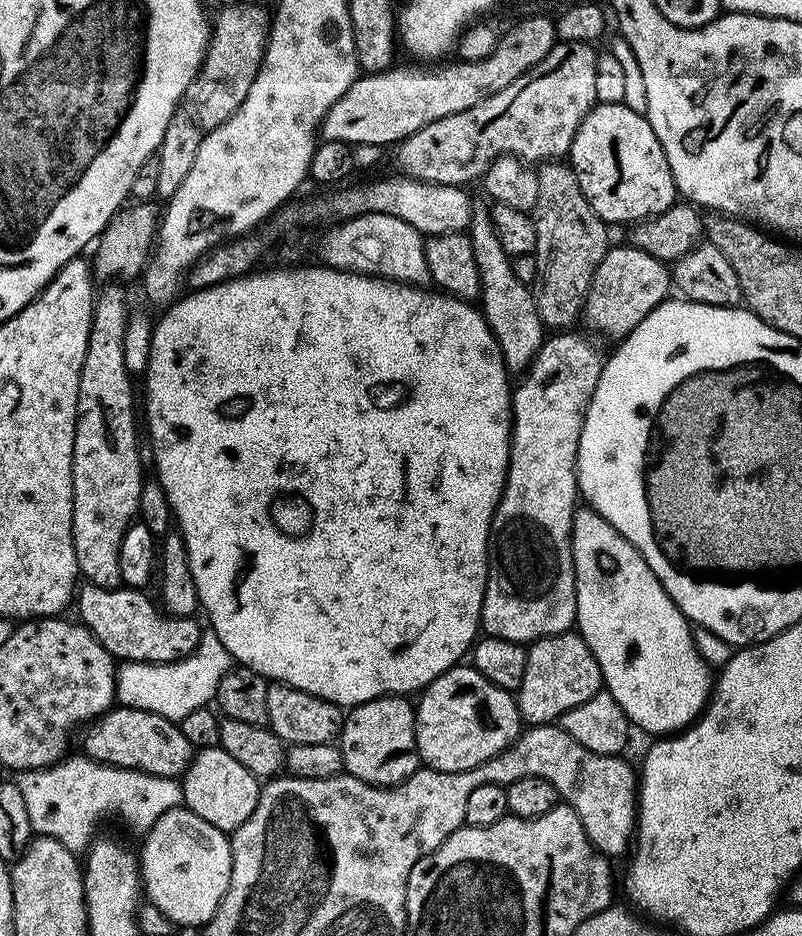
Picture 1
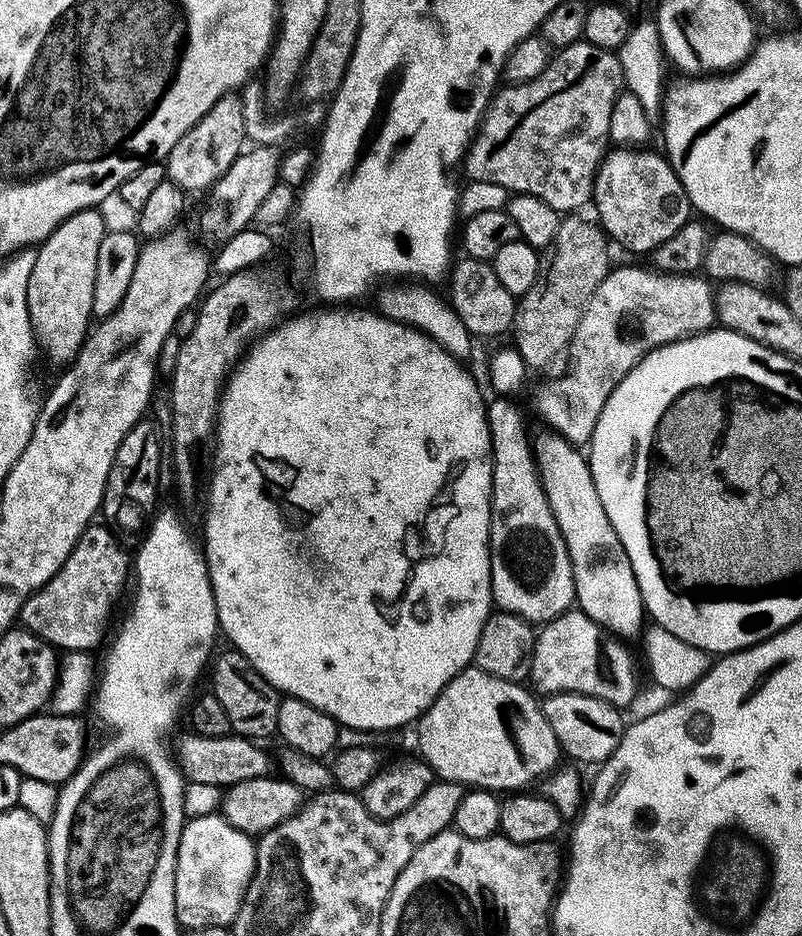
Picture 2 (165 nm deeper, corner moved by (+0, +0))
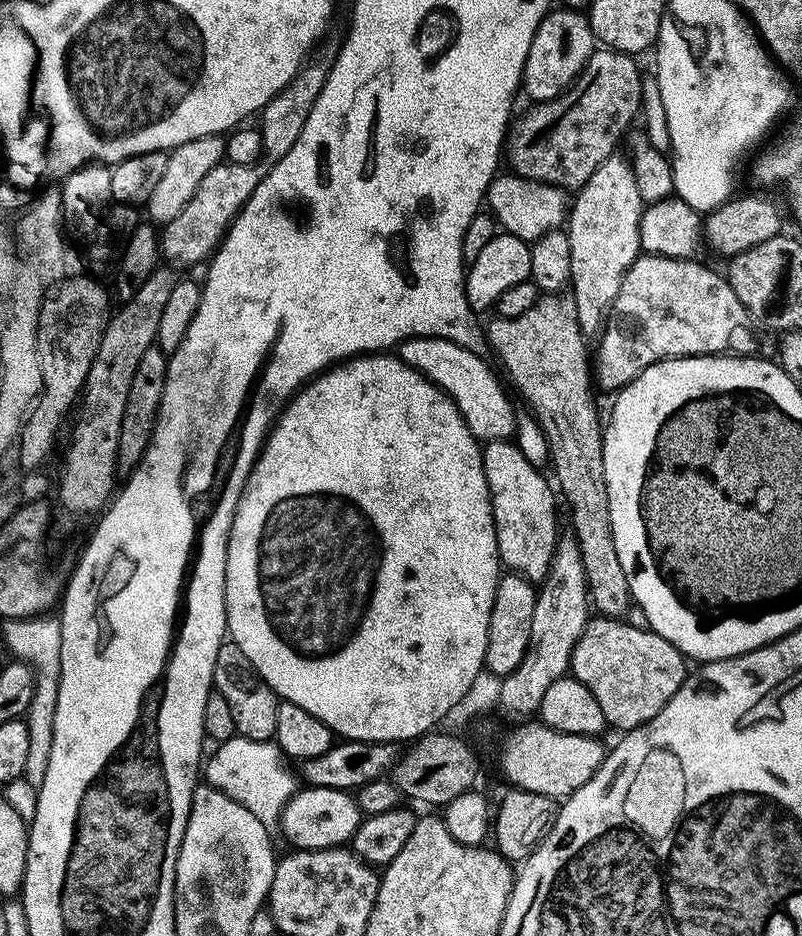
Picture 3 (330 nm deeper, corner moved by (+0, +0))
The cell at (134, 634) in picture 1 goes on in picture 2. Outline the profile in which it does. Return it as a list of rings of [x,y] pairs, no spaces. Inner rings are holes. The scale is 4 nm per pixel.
[[[93,523],[80,535],[80,541],[66,558],[66,562],[36,592],[26,598],[18,620],[29,632],[33,632],[40,640],[52,645],[57,650],[64,652],[88,652],[104,636],[108,628],[108,615],[116,604],[116,599],[124,592],[124,583],[130,580],[130,556],[127,556],[125,545],[116,538],[116,533],[103,523]]]

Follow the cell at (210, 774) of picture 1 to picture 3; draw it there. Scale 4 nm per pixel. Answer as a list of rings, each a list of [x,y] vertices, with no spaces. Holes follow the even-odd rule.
[[[312,785],[297,789],[285,804],[279,819],[279,831],[293,843],[295,849],[328,849],[351,841],[360,825],[362,813],[355,797],[332,787]]]

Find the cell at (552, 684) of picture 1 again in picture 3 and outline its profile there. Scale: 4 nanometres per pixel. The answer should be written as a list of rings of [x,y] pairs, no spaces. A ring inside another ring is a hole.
[[[592,618],[572,651],[571,675],[602,706],[605,725],[619,730],[642,726],[678,694],[689,675],[686,657],[673,644],[649,630],[623,624],[620,618]]]

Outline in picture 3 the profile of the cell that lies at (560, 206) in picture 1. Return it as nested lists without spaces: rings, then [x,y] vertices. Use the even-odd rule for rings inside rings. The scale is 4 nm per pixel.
[[[544,294],[541,295],[534,302],[534,306],[530,306],[530,310],[526,310],[526,314],[518,314],[518,318],[506,318],[505,316],[500,316],[495,318],[489,324],[486,324],[486,339],[488,341],[488,347],[490,349],[491,355],[496,355],[500,359],[500,364],[504,367],[503,375],[506,377],[508,375],[507,383],[520,391],[520,396],[522,399],[528,403],[527,411],[531,415],[535,416],[536,421],[540,424],[541,430],[544,431],[544,437],[548,443],[548,455],[550,457],[550,468],[556,471],[555,483],[558,485],[560,483],[559,491],[562,493],[564,491],[564,496],[568,499],[568,506],[572,510],[572,529],[570,529],[571,535],[574,537],[576,544],[580,548],[580,557],[582,558],[582,566],[584,567],[584,583],[588,590],[588,595],[590,597],[590,604],[593,609],[596,608],[601,617],[604,618],[620,618],[625,614],[624,611],[627,610],[628,604],[633,603],[632,592],[628,588],[628,583],[626,582],[626,573],[622,570],[622,562],[618,562],[618,550],[614,550],[614,534],[612,533],[612,523],[610,522],[610,498],[608,497],[608,487],[606,486],[606,466],[604,465],[604,438],[602,435],[602,418],[600,420],[599,416],[596,414],[596,406],[592,402],[592,388],[594,389],[594,376],[590,371],[590,352],[584,349],[584,344],[586,344],[586,338],[582,334],[582,330],[578,324],[578,310],[574,304],[574,298],[571,294]]]

